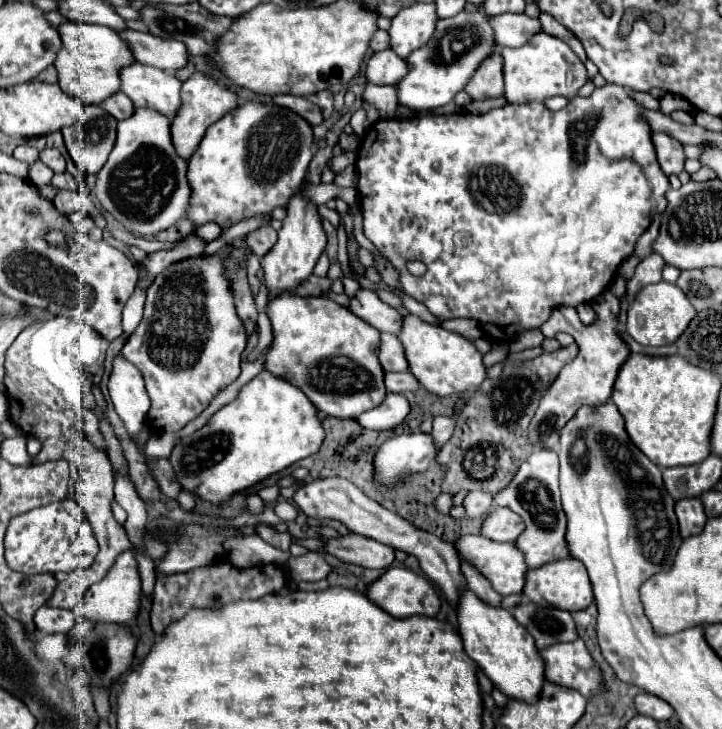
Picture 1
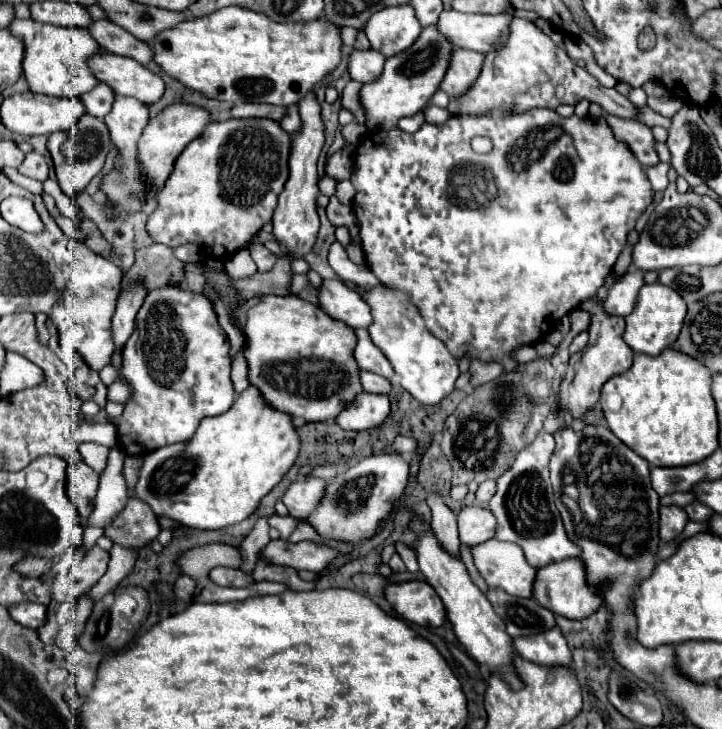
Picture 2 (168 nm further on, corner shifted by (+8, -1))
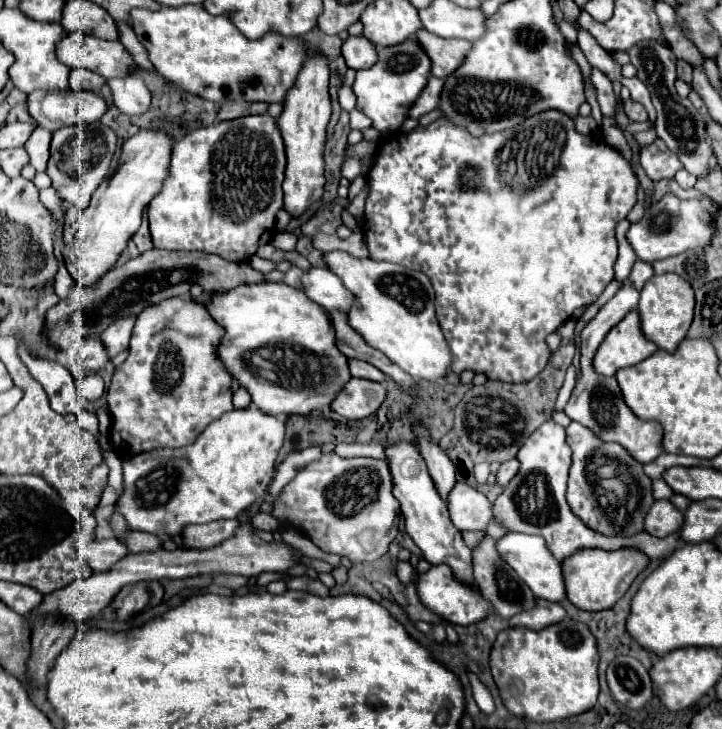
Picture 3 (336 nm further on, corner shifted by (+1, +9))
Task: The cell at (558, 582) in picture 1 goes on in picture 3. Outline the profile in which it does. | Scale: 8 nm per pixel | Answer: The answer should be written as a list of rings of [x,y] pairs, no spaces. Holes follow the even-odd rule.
[[[586,548],[578,554],[572,554],[570,558],[562,560],[562,576],[566,582],[566,598],[580,610],[606,610],[614,606],[630,588],[634,578],[648,566],[648,558],[634,550],[634,548],[622,548],[622,550],[598,550],[598,548]]]

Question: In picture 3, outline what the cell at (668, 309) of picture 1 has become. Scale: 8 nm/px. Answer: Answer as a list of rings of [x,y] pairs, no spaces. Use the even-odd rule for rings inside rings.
[[[662,274],[662,276],[652,276],[642,292],[640,292],[640,302],[638,302],[638,314],[640,314],[640,324],[642,324],[642,332],[648,340],[656,342],[662,350],[672,352],[676,350],[676,346],[684,340],[690,324],[692,324],[692,316],[694,316],[694,290],[690,288],[690,284],[682,278],[678,278],[678,274]]]

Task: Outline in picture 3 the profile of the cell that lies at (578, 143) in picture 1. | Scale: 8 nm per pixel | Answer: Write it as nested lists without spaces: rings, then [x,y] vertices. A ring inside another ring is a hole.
[[[546,110],[534,114],[534,118],[522,120],[518,126],[498,134],[472,136],[462,126],[454,126],[448,118],[438,118],[428,126],[416,126],[412,132],[400,132],[380,142],[374,164],[368,172],[368,196],[364,210],[364,234],[372,260],[384,260],[402,264],[424,272],[436,290],[436,318],[452,350],[452,370],[474,370],[484,372],[490,380],[502,382],[528,382],[542,372],[550,358],[546,336],[552,334],[572,312],[580,306],[592,304],[604,292],[614,278],[614,262],[618,256],[618,244],[614,228],[638,202],[638,176],[632,164],[622,156],[620,150],[608,146],[602,140],[588,138],[574,128],[574,120],[560,110]]]

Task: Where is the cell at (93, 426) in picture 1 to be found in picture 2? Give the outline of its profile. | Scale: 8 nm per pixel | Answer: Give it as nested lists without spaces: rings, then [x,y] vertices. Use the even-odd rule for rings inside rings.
[[[85,442],[79,446],[81,454],[83,454],[83,460],[97,472],[101,472],[107,464],[107,454],[109,454],[109,448],[107,446],[101,446],[101,444],[95,444],[95,442]]]

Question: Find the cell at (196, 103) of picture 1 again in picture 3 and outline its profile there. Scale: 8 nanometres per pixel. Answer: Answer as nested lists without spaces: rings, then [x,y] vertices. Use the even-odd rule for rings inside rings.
[[[146,128],[124,140],[120,166],[114,176],[98,186],[90,206],[77,218],[64,218],[63,242],[72,244],[62,250],[62,256],[66,260],[66,268],[82,288],[90,286],[98,276],[116,264],[120,252],[126,248],[126,242],[138,230],[144,208],[158,194],[170,174],[168,168],[174,142],[174,136],[162,128]],[[65,232],[72,236],[65,238]]]

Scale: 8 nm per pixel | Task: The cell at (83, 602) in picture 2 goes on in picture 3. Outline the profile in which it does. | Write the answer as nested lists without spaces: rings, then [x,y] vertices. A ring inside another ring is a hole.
[[[108,538],[108,540],[94,540],[88,546],[80,546],[78,552],[88,562],[92,572],[100,574],[102,570],[110,570],[114,562],[120,562],[126,556],[126,546],[116,538]]]

